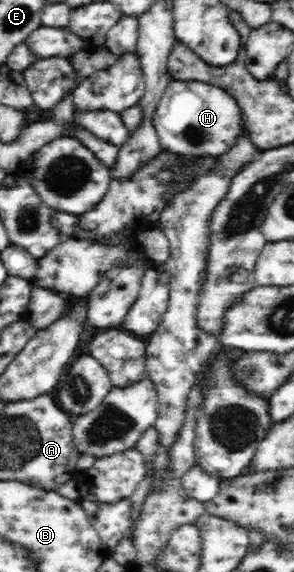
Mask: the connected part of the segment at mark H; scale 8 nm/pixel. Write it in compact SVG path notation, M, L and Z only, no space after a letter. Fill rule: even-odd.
M171 78L153 113L160 145L184 157L220 156L236 145L242 133L242 110L222 86Z

